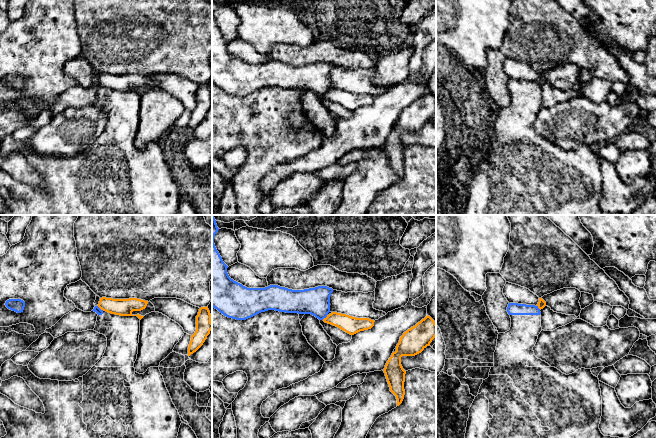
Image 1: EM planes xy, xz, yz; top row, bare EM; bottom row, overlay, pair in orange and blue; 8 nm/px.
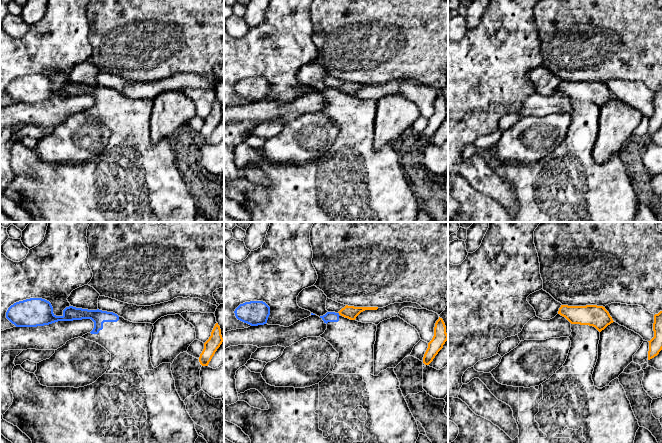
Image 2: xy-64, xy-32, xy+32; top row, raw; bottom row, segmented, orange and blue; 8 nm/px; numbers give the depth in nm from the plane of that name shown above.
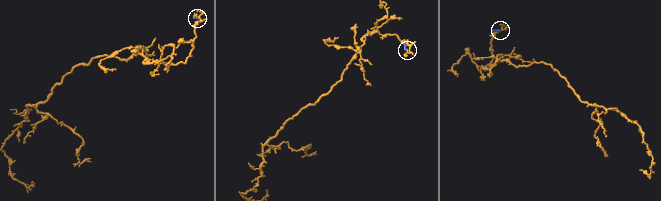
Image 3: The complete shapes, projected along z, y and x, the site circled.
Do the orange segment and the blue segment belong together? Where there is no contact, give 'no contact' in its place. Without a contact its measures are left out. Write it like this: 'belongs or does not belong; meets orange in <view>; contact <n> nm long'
does not belong; meets orange in xz; contact 60 nm long

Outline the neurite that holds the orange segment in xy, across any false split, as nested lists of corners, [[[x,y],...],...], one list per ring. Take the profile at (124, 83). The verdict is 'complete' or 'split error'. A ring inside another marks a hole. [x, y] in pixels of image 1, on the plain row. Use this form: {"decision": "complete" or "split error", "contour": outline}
{"decision": "complete", "contour": [[[100,74],[98,83],[111,90],[120,92],[137,92],[140,96],[144,93],[139,90],[133,91],[133,87],[141,87],[146,84],[148,77],[129,74],[129,75],[113,75],[113,74]]]}

